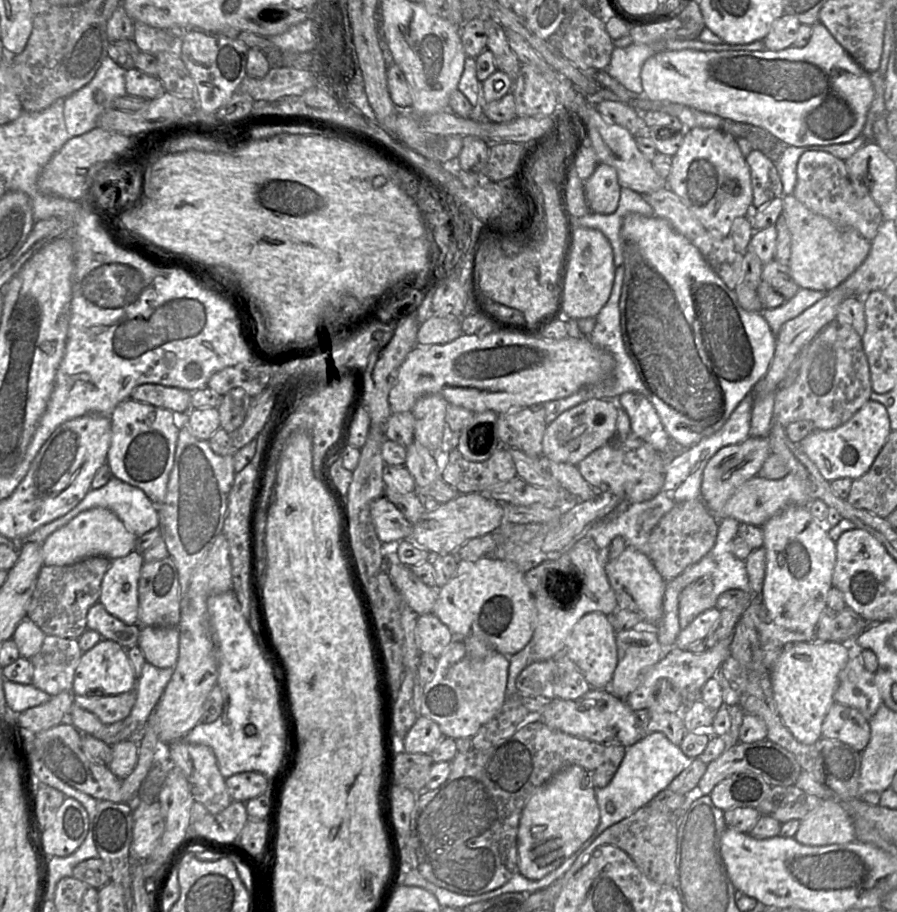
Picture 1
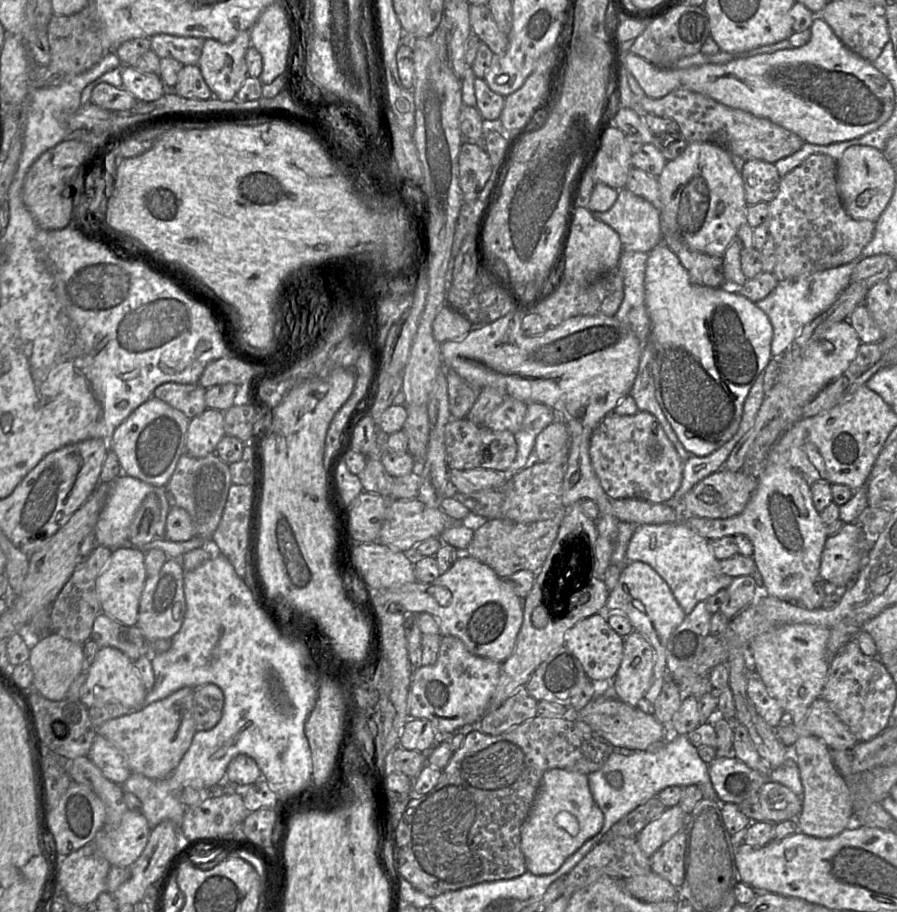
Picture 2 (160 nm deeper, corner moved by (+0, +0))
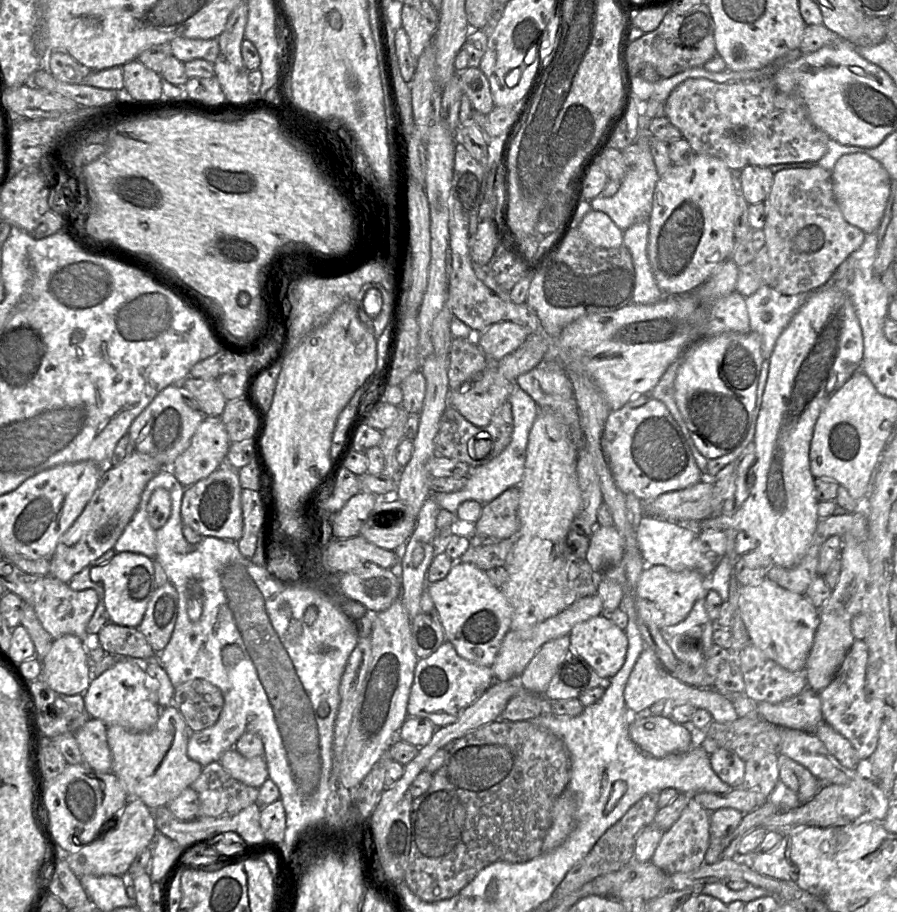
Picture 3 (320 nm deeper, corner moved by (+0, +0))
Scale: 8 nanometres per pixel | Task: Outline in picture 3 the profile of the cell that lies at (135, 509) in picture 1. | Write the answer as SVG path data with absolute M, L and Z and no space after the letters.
M153 477L146 485L140 499L140 503L138 506L138 509L136 513L134 514L131 521L128 523L128 525L125 527L123 533L116 541L113 549L118 552L134 552L138 554L145 555L151 559L154 559L156 556L156 530L153 529L149 523L148 515L147 515L147 508L141 508L142 500L144 493L146 492L148 486L151 482L153 482L155 478Z

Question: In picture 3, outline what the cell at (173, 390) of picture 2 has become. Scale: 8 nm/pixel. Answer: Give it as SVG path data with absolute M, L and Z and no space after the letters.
M188 377L180 385L194 395L204 416L221 417L227 400L218 387L217 379Z

